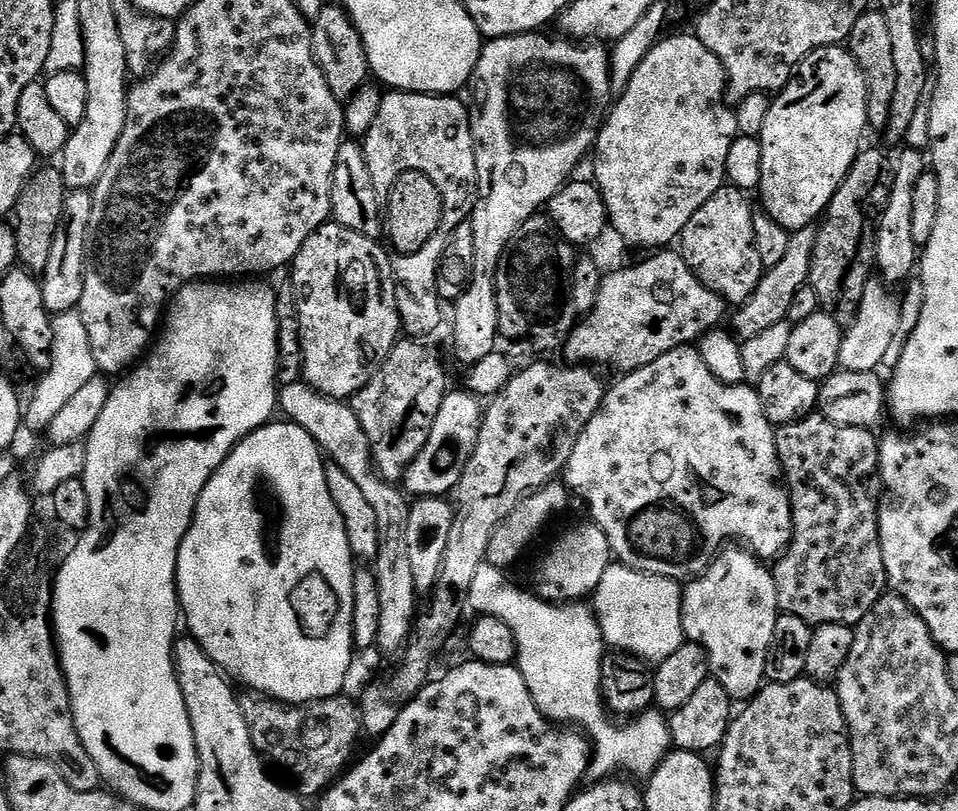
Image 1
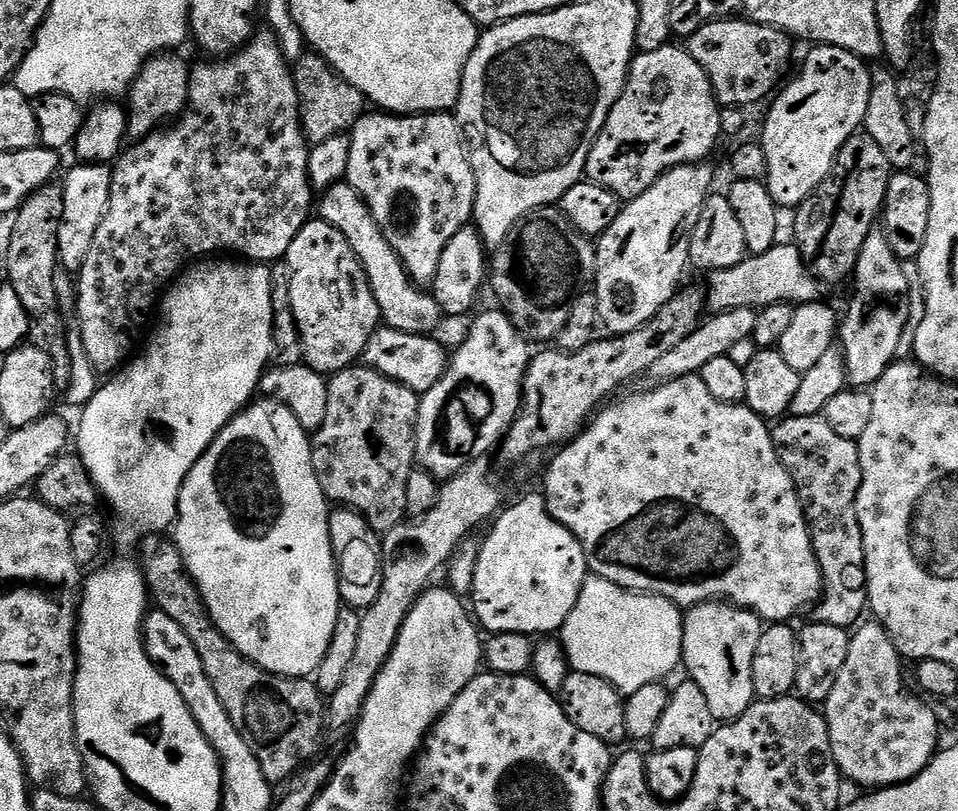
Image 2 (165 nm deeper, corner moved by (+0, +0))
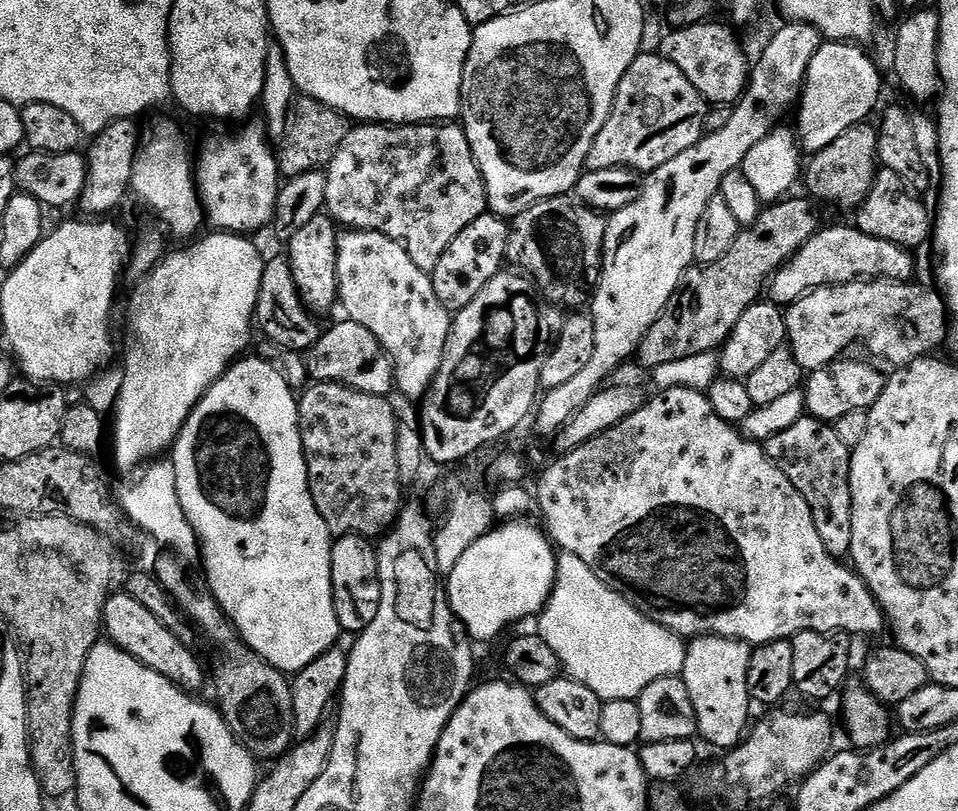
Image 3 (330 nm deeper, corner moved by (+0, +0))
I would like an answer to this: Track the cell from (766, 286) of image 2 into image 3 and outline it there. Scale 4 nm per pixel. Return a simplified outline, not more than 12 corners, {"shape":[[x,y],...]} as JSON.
{"shape":[[821,227],[776,269],[771,303],[855,280],[908,282],[911,251]]}

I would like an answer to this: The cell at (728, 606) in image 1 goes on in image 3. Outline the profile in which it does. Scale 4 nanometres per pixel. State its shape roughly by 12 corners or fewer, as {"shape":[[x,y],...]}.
{"shape":[[698,636],[682,679],[699,739],[735,748],[749,727],[751,644]]}

